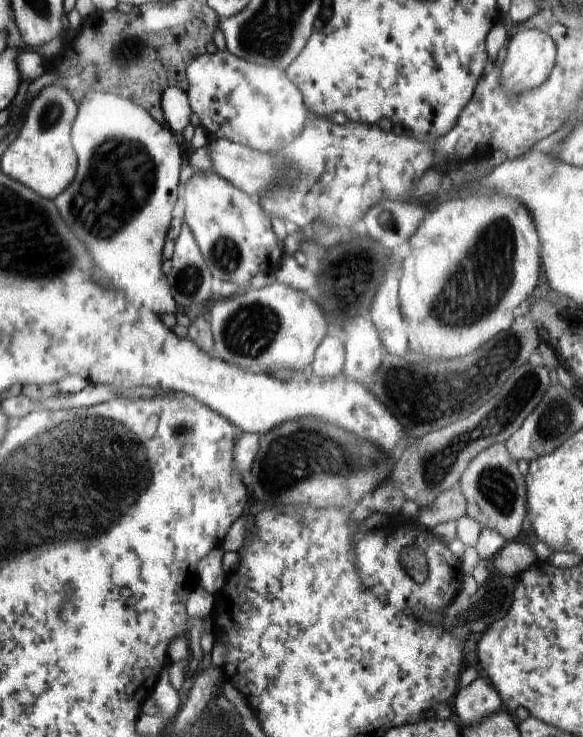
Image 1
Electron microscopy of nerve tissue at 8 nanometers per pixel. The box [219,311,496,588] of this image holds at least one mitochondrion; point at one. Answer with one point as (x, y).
(293, 459)

